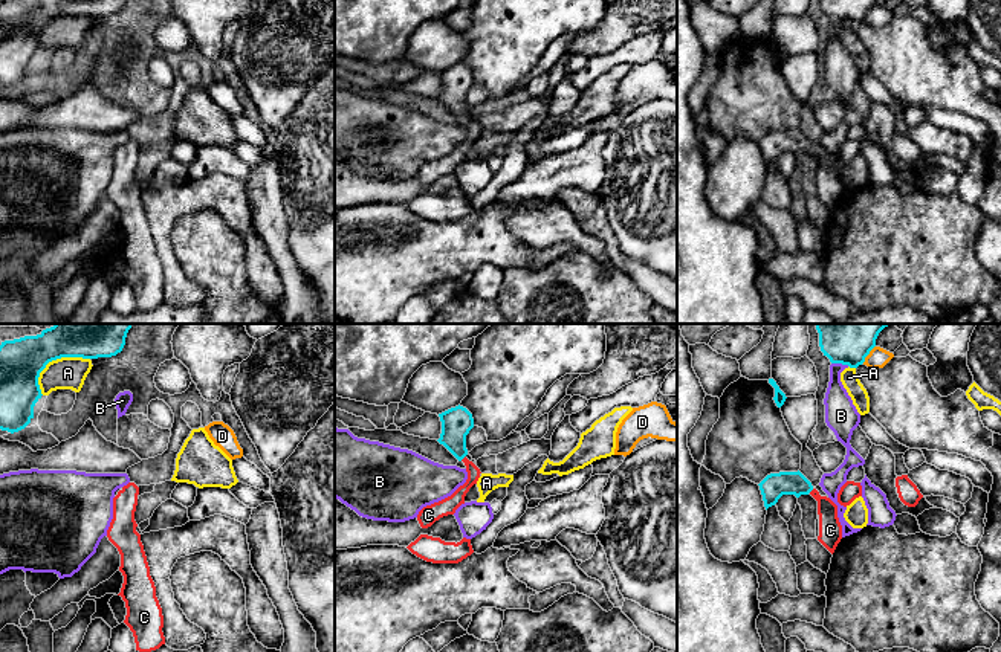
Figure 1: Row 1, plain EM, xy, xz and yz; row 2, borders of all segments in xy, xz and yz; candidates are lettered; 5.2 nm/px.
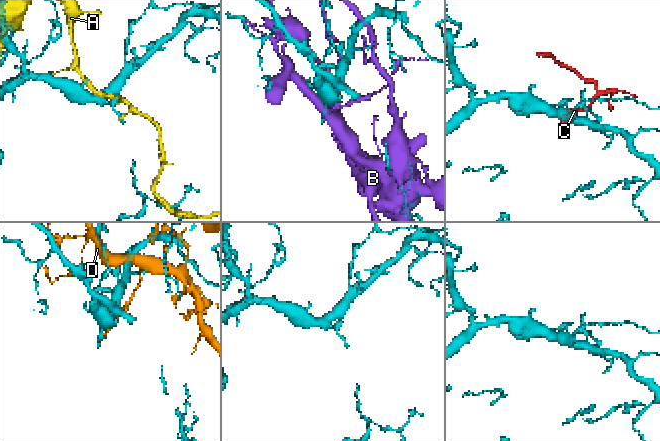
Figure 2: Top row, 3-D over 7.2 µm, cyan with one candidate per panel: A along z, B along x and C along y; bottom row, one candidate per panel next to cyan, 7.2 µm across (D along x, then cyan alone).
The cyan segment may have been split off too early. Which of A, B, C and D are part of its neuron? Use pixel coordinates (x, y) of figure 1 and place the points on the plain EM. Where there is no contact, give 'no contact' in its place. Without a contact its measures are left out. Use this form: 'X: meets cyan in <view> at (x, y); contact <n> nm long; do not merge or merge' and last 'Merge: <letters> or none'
A: meets cyan in xy at (54, 17); contact 320 nm long; do not merge
B: meets cyan in yz at (841, 20); contact 100 nm long; do not merge
C: meets cyan in xz at (462, 116); contact 40 nm long; merge
D: meets cyan in yz at (868, 11); contact 120 nm long; do not merge
Merge: C

